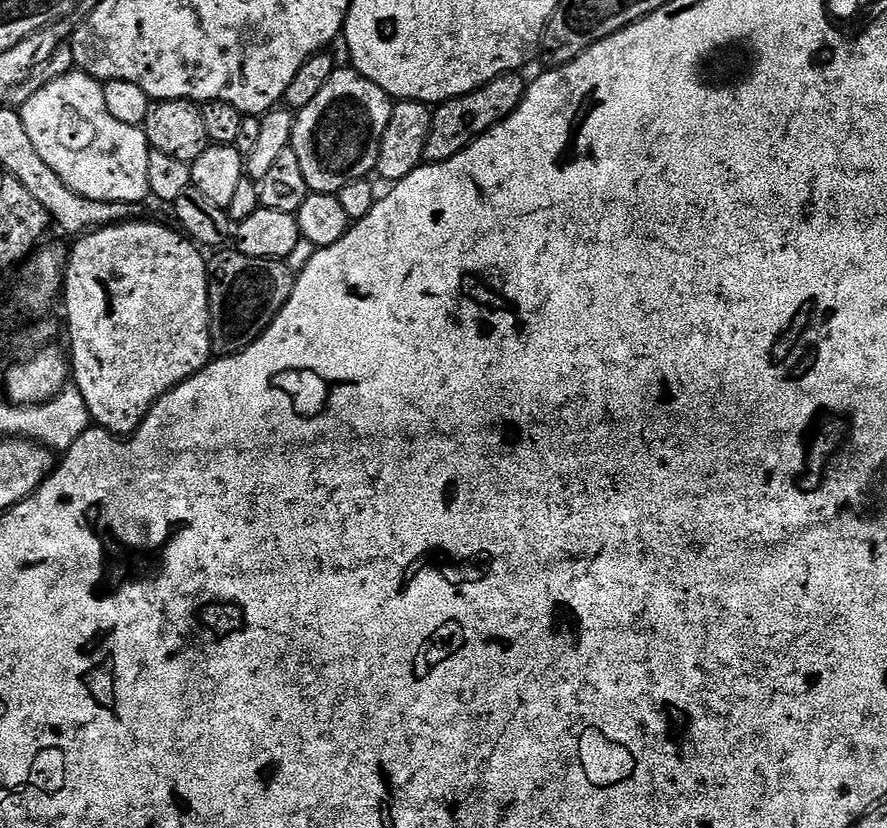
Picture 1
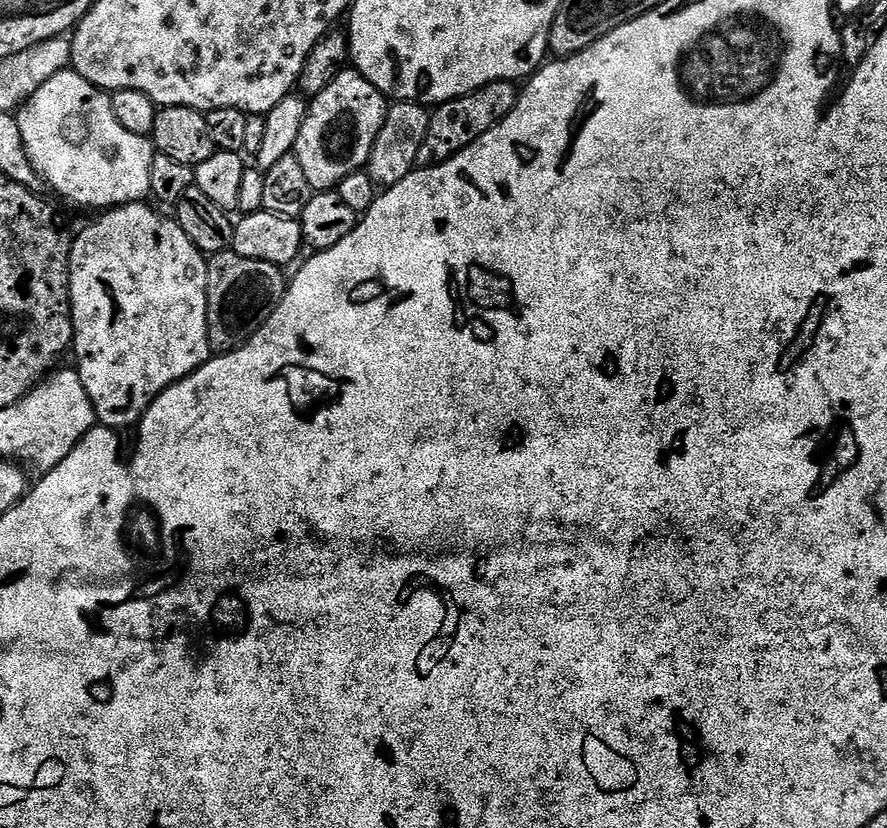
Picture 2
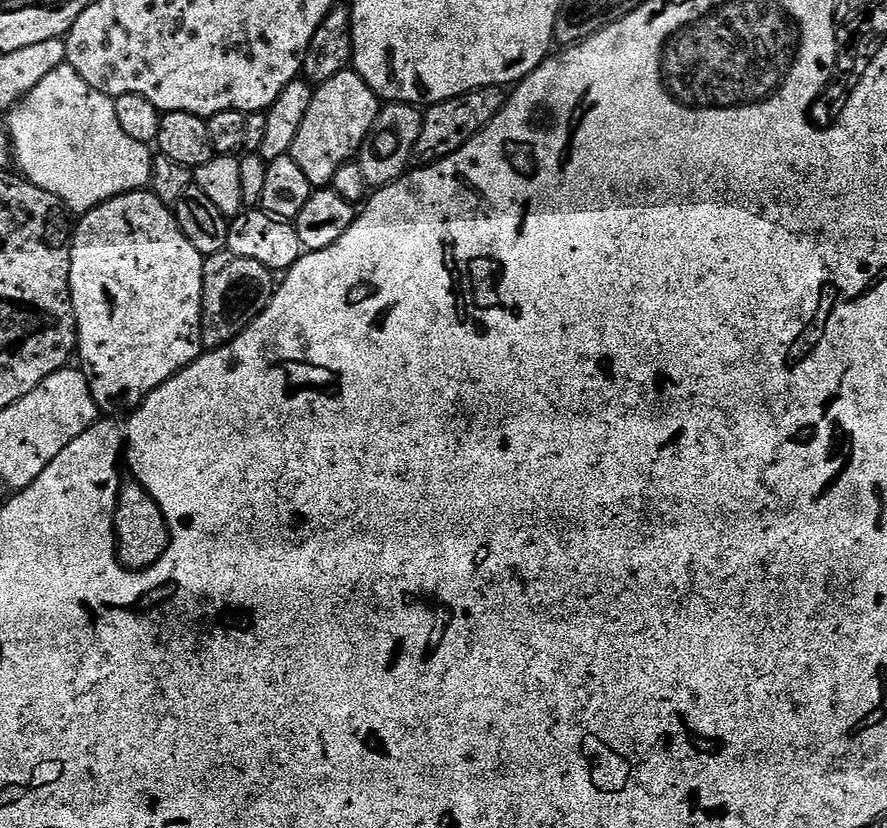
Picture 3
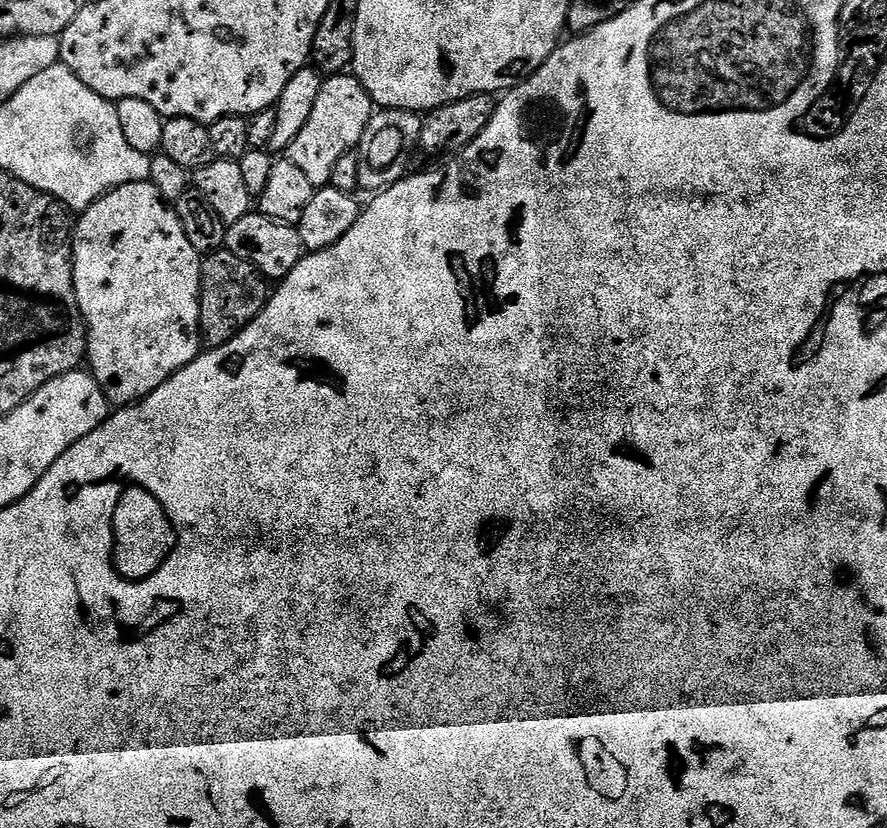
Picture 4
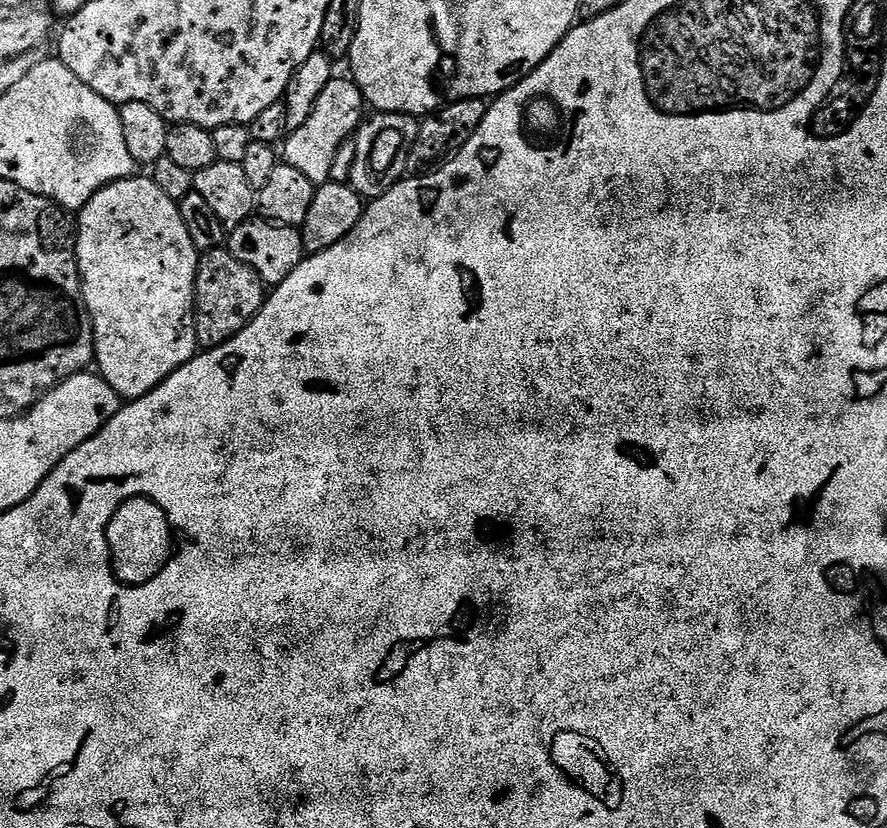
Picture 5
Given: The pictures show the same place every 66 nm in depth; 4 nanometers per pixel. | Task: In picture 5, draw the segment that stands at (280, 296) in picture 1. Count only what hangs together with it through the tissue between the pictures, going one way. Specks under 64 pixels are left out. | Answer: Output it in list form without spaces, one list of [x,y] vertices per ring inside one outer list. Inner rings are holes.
[[[227,247],[203,253],[196,271],[196,343],[201,349],[217,348],[234,338],[260,313],[266,299],[264,279],[246,262],[238,262]]]

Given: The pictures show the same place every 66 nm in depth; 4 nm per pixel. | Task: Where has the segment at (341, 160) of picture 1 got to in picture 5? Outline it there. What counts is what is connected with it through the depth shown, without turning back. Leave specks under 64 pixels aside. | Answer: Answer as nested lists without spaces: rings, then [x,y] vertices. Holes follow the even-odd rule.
[[[333,78],[326,90],[318,94],[318,102],[314,102],[310,118],[306,118],[306,122],[302,122],[302,126],[298,126],[298,130],[291,132],[283,141],[283,163],[294,166],[294,170],[299,170],[305,178],[310,178],[314,185],[329,183],[330,166],[334,166],[334,154],[338,154],[338,146],[355,137],[356,129],[360,127],[365,116],[364,95],[356,81],[351,78]]]

